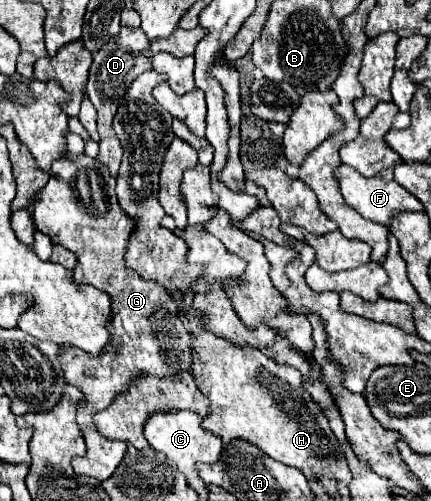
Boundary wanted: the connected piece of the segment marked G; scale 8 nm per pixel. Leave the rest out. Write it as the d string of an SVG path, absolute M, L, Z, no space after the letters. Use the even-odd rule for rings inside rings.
M80 155L76 159L76 163L72 163L68 157L62 157L60 161L52 163L50 169L50 181L38 191L38 199L34 203L34 223L36 229L40 229L44 235L50 237L52 243L64 245L66 249L70 249L76 259L78 265L74 269L74 281L76 283L88 283L94 285L100 291L108 291L108 295L112 297L112 311L114 311L114 319L112 319L112 347L114 353L104 353L98 359L94 359L92 355L84 353L82 349L76 349L72 345L64 345L62 347L62 365L64 365L64 375L68 375L68 383L70 385L78 385L84 395L86 395L86 405L78 405L78 427L86 439L86 455L72 459L72 467L78 475L86 475L86 477L94 477L98 481L108 479L116 467L120 465L120 461L126 455L127 446L120 441L108 441L106 437L100 437L96 425L94 425L94 415L98 411L104 411L118 395L126 393L132 383L142 377L142 375L152 375L152 377L174 377L180 375L182 371L192 371L192 347L190 347L190 333L186 331L182 319L180 319L180 307L176 303L176 299L172 299L172 295L168 293L168 289L164 289L160 283L156 281L146 281L140 275L136 275L132 269L126 267L124 263L124 255L126 255L126 245L128 245L128 237L134 229L134 219L118 205L116 193L116 179L110 175L108 167L86 157ZM84 171L88 183L92 185L92 193L84 195L78 191L78 173Z

